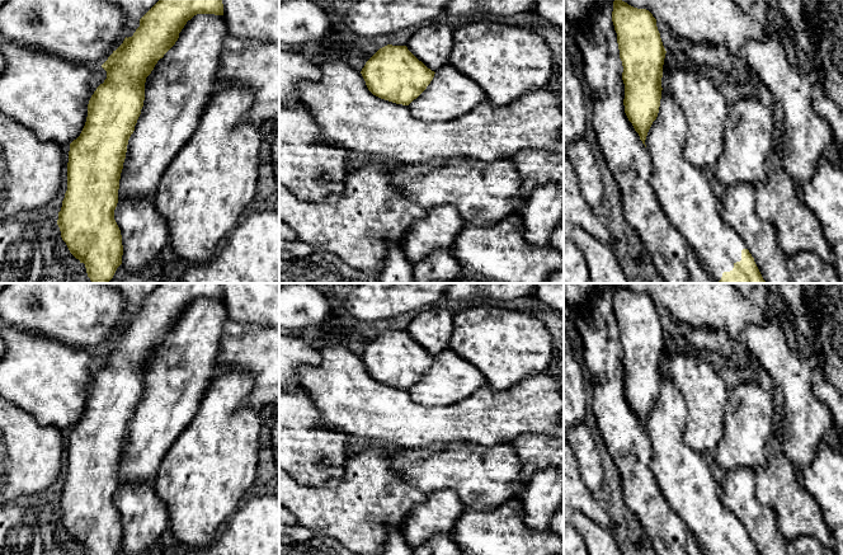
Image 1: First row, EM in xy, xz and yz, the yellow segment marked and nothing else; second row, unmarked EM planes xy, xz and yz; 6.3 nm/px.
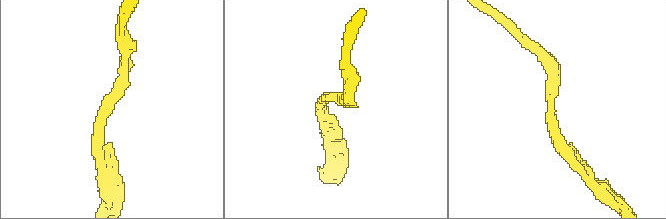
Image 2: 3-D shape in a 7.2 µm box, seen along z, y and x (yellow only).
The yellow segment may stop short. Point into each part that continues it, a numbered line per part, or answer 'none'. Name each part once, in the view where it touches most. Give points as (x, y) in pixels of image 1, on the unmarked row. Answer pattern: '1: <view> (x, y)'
1: xy (177, 375)

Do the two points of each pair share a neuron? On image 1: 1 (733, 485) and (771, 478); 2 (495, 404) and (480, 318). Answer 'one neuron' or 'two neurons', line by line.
1: two neurons
2: two neurons

